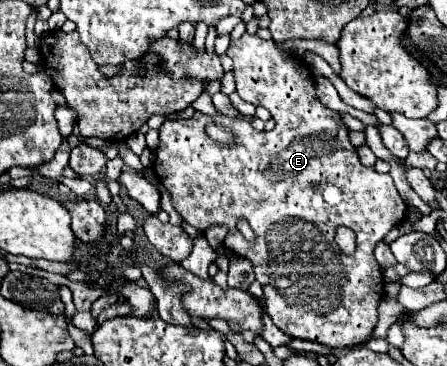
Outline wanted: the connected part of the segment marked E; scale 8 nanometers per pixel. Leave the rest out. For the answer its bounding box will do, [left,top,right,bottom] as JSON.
[153,33,407,347]

